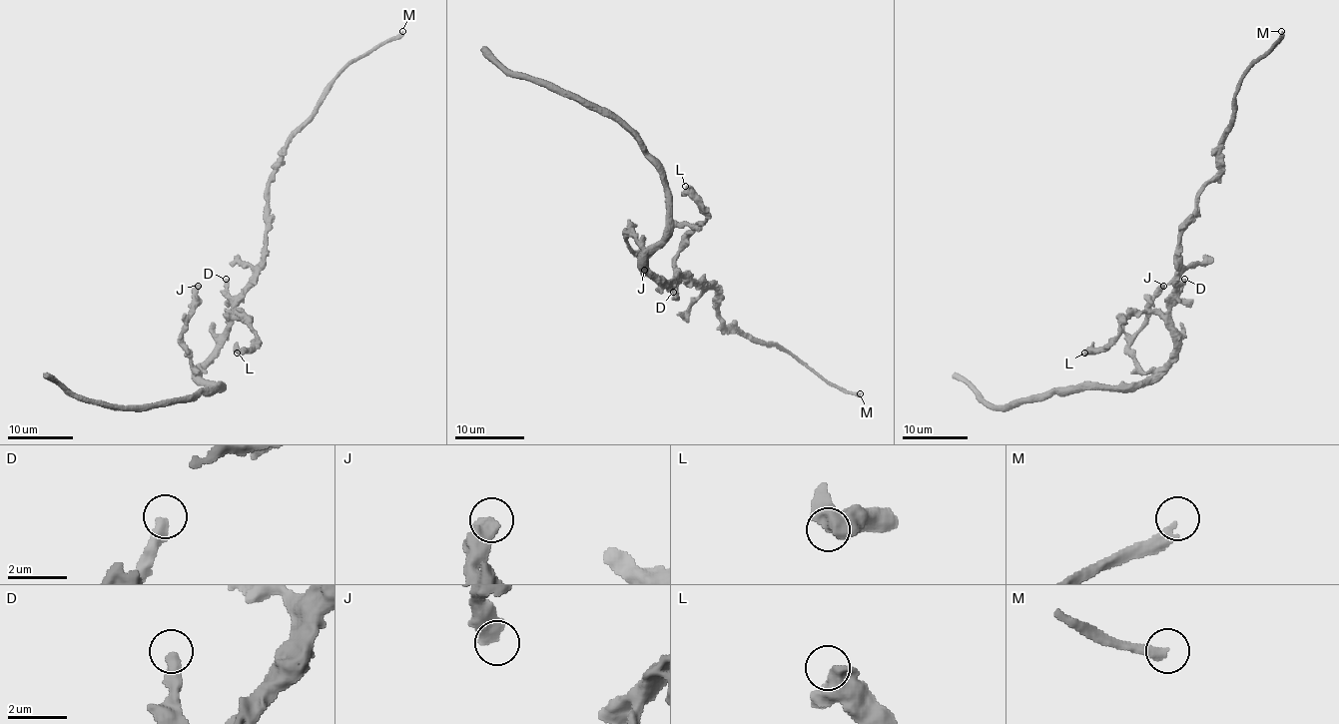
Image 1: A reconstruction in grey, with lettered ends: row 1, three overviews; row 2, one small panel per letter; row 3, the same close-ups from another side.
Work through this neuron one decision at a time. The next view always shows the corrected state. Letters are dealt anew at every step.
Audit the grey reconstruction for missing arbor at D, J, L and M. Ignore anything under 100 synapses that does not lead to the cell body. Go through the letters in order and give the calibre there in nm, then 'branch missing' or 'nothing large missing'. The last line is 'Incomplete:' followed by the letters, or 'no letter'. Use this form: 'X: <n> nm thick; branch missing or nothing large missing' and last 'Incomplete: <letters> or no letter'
D: 400 nm thick; nothing large missing
J: 550 nm thick; nothing large missing
L: 480 nm thick; nothing large missing
M: 360 nm thick; branch missing
Incomplete: M

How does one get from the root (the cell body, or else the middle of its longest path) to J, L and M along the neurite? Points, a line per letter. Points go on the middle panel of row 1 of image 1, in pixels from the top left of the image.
J: (675, 276), (658, 280), (647, 270), (645, 252), (630, 233), (626, 242), (644, 270)
L: (675, 276), (680, 242), (706, 218), (699, 200), (685, 186)
M: (675, 276), (713, 287), (716, 316), (725, 327), (784, 347), (826, 379), (860, 393)

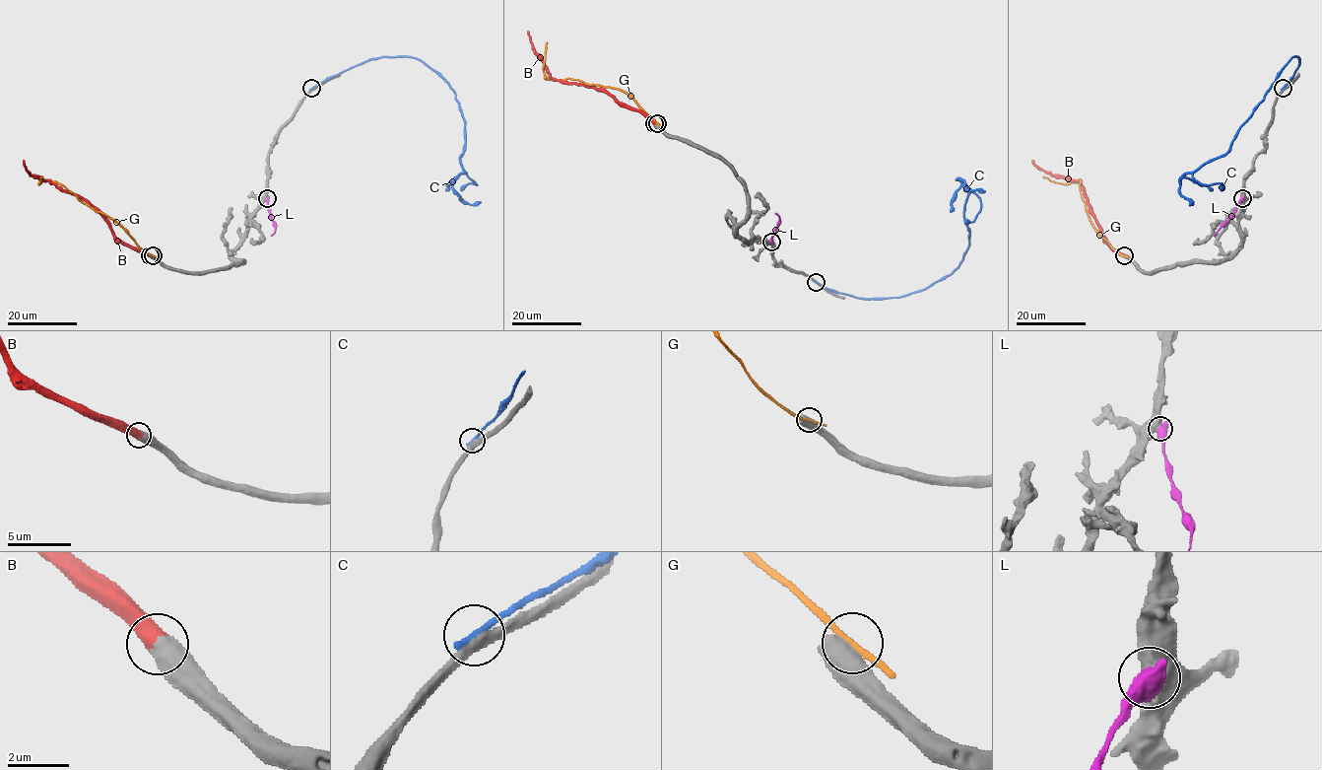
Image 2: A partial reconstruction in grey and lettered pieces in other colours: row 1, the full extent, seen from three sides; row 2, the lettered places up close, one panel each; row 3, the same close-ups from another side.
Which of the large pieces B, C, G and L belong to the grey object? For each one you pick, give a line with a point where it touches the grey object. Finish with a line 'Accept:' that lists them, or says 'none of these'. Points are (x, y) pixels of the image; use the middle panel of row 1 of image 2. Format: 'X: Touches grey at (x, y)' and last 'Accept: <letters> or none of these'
B: Touches grey at (654, 123)
Accept: B

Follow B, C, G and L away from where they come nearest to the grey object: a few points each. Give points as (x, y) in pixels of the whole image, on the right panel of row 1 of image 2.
B: (1124, 255), (1109, 245), (1102, 235), (1080, 181), (1044, 172), (1032, 160)
C: (1283, 88), (1298, 66), (1298, 57), (1283, 67), (1229, 149), (1182, 177), (1179, 193), (1192, 201)
G: (1124, 255), (1097, 232), (1089, 219), (1080, 193), (1080, 179), (1054, 182), (1042, 176)
L: (1242, 198), (1236, 211), (1214, 236)

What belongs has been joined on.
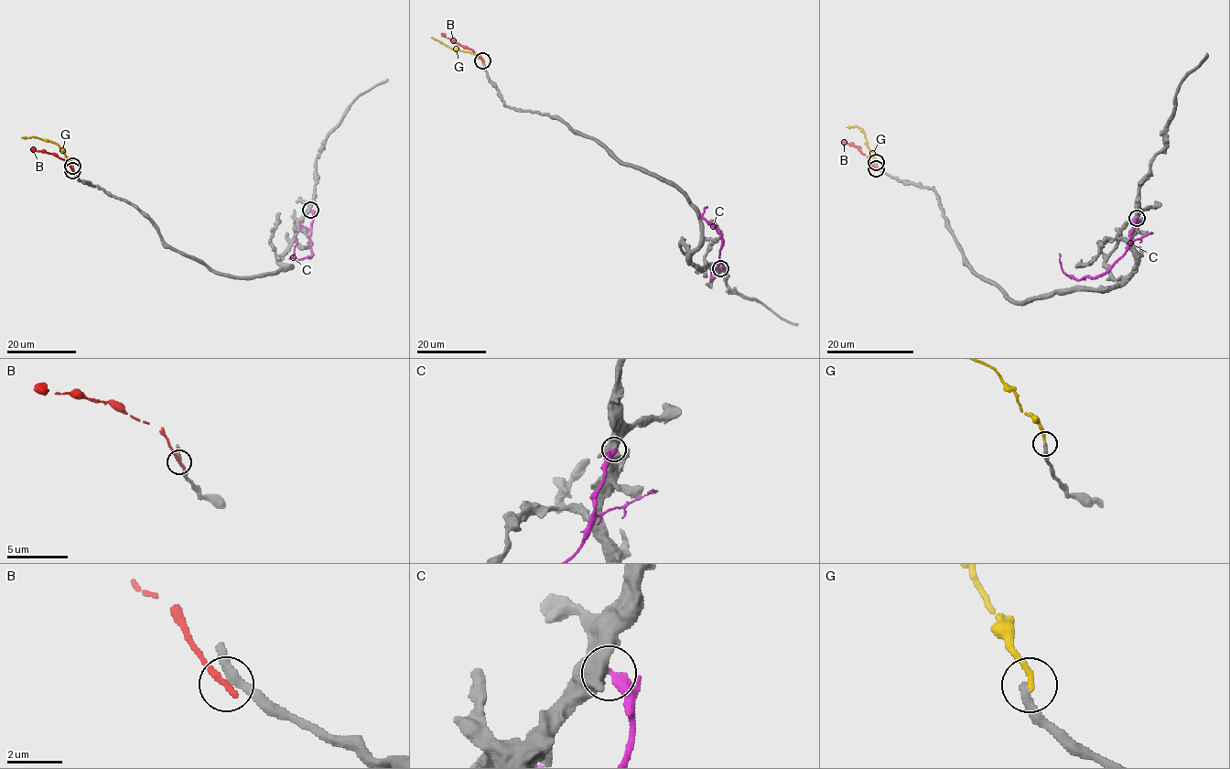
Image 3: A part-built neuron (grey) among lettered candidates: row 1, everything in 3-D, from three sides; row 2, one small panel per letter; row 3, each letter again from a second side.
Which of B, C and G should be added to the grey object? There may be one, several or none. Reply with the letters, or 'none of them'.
none of them

